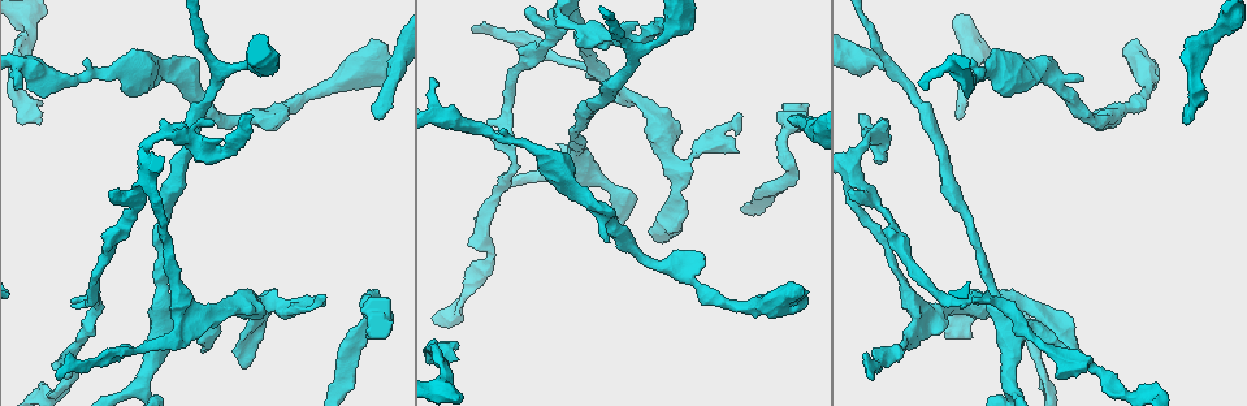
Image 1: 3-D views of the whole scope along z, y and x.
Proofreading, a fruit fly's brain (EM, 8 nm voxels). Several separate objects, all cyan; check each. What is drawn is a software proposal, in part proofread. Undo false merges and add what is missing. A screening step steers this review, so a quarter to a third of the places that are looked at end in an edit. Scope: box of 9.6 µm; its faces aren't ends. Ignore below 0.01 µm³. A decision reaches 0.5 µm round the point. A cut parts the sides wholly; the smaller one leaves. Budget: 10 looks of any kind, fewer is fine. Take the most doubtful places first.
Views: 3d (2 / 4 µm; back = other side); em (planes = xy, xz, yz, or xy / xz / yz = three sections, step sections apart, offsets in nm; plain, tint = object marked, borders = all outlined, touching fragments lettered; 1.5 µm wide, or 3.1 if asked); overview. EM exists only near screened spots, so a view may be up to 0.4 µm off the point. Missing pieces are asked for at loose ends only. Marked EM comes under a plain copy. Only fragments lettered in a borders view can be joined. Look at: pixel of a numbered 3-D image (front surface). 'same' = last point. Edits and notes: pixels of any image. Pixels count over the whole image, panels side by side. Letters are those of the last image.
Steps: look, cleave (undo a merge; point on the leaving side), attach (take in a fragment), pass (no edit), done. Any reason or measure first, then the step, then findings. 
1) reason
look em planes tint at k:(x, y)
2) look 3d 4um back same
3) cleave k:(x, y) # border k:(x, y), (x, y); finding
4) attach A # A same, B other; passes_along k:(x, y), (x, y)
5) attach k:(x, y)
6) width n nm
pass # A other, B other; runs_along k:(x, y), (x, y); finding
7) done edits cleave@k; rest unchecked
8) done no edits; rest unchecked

free end
look em xz step 4 tint at 1:(454, 348)

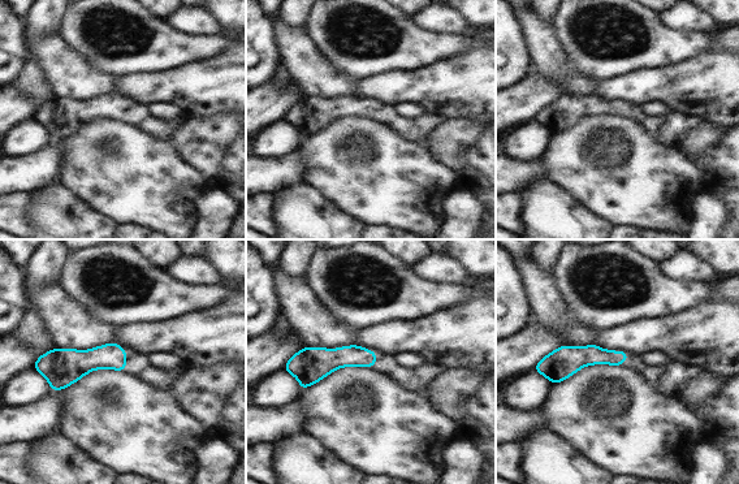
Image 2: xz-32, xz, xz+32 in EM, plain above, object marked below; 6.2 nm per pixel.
cut it another way
look em planes borders same

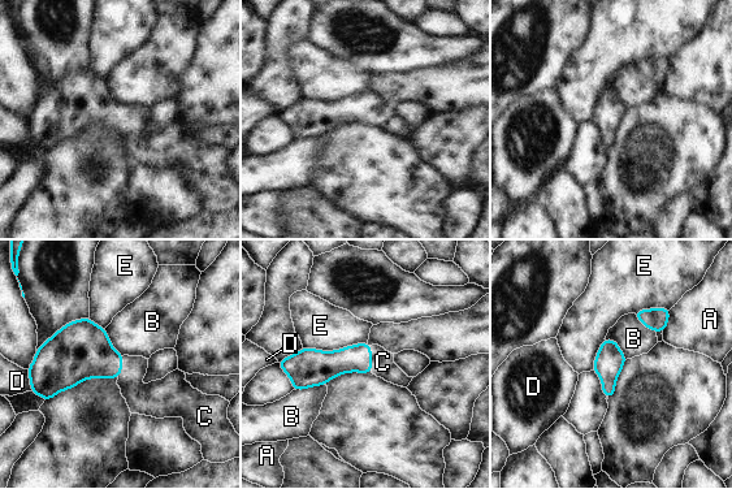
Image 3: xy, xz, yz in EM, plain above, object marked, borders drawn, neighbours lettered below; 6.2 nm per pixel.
width 170 nm
attach C # A other, B other, C same, D other, E other; passes_along 3:(358, 358), (371, 359), (382, 362); the neuron continues

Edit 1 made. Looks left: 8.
an open end
look 3d 2um at 1:(207, 349)

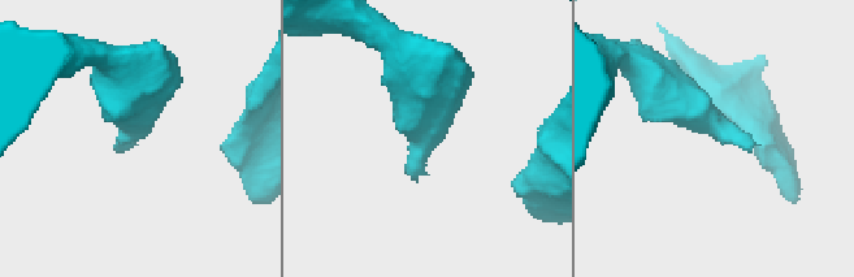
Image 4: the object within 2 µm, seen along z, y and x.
now the EM
look em xz step 4 tint at 4:(426, 175)

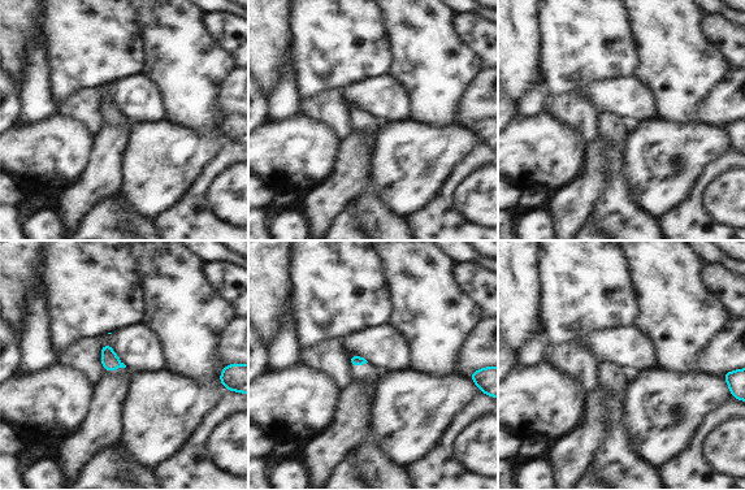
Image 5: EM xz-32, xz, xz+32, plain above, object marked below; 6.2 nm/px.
cut it another way
look em planes borders same

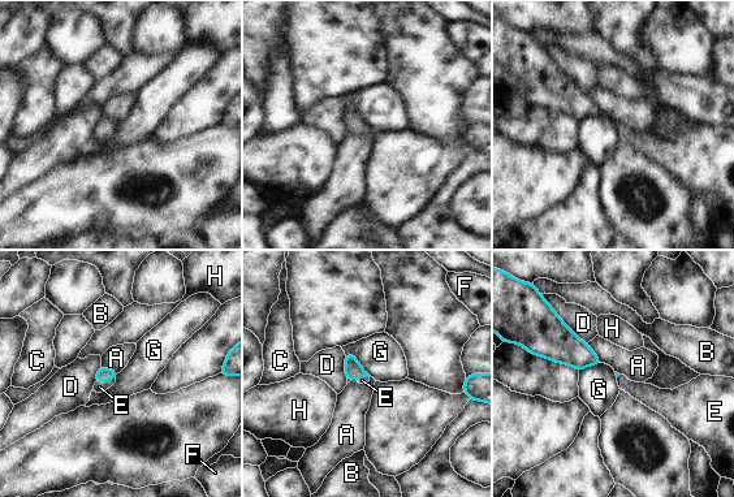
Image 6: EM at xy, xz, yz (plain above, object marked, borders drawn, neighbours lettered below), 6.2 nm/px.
attach E # A other, B other, C other, D other, E same, F other, G other, H other; passes_along 6:(104, 374), (104, 380), (99, 387); the neuron continues

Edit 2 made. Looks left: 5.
branch stops here
look em xy step 4 tint at 1:(473, 30)

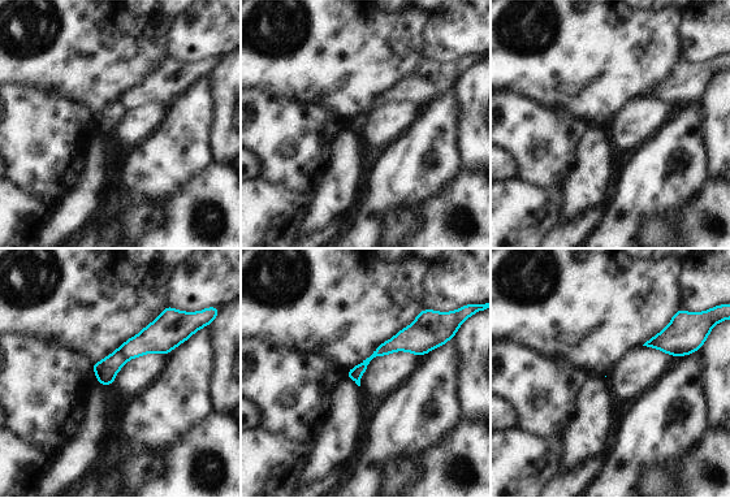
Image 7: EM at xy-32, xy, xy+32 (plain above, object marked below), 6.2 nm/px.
another direction
look em planes tint same

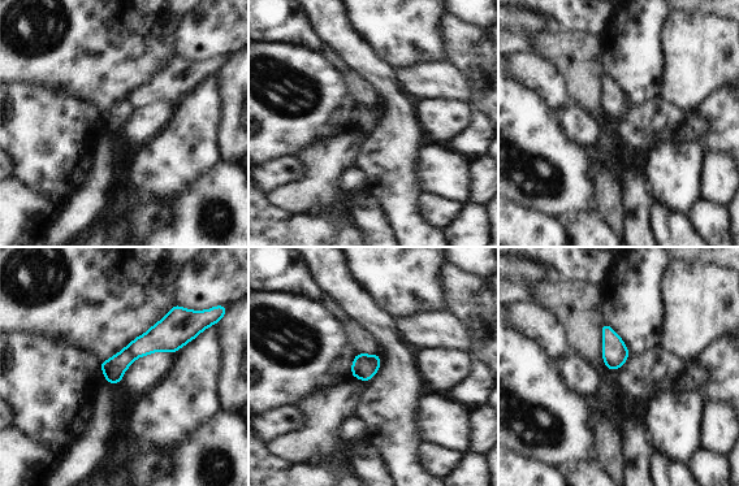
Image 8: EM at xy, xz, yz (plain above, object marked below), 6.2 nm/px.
look em planes borders same

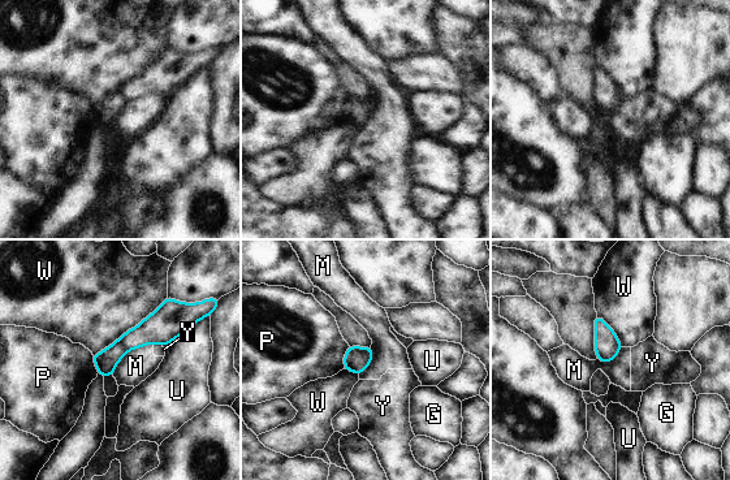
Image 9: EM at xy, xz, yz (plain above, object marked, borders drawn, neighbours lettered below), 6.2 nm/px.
pass # G other, M other, P other, U other, W other, Y other; none of them fits

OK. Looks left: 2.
done edits attach@3, attach@6; rest unchecked

